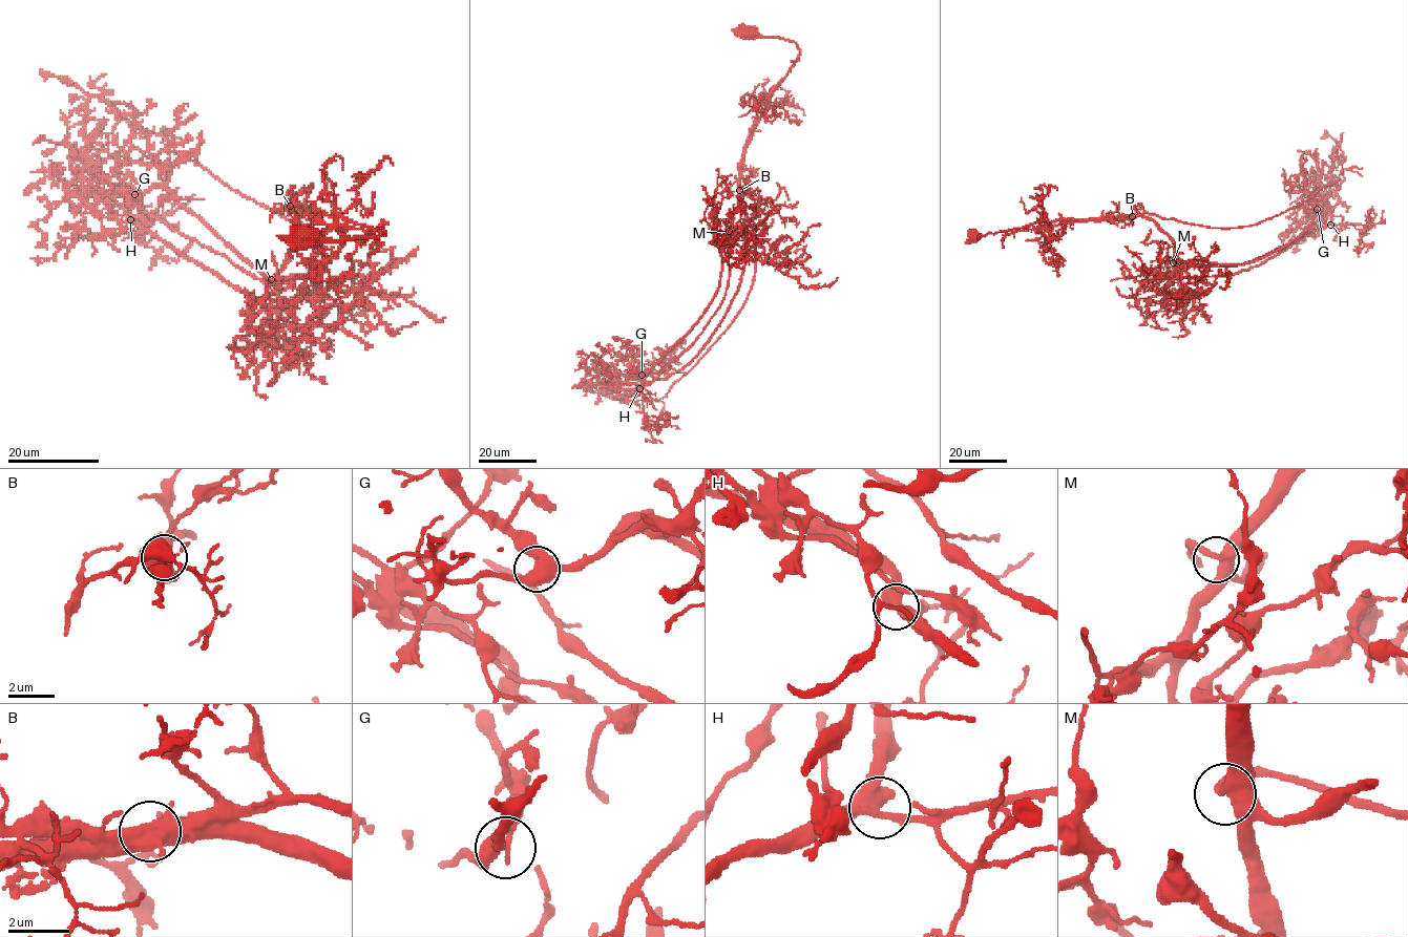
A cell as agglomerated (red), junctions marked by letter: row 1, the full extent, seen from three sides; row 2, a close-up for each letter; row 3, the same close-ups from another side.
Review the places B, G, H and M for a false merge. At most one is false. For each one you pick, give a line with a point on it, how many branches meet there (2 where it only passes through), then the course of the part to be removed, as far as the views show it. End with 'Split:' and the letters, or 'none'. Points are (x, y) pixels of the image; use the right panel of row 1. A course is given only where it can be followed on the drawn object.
B: Place: (1132, 216). Branches: 2. Course of the part to remove: (1132, 216), (1149, 213), (1227, 228), (1257, 225), (1335, 182), (1342, 172), (1343, 152), (1325, 133), (1322, 136)
Split: B

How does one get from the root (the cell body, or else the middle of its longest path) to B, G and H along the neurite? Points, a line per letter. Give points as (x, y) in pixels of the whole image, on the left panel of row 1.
B: (302, 235), (351, 239), (384, 233), (340, 215), (298, 212), (290, 206)
G: (302, 235), (384, 233), (289, 207), (296, 232), (276, 282), (296, 276), (266, 276), (166, 191), (134, 194)
H: (302, 235), (351, 239), (384, 233), (289, 207), (296, 215), (289, 262), (256, 302), (130, 219)

